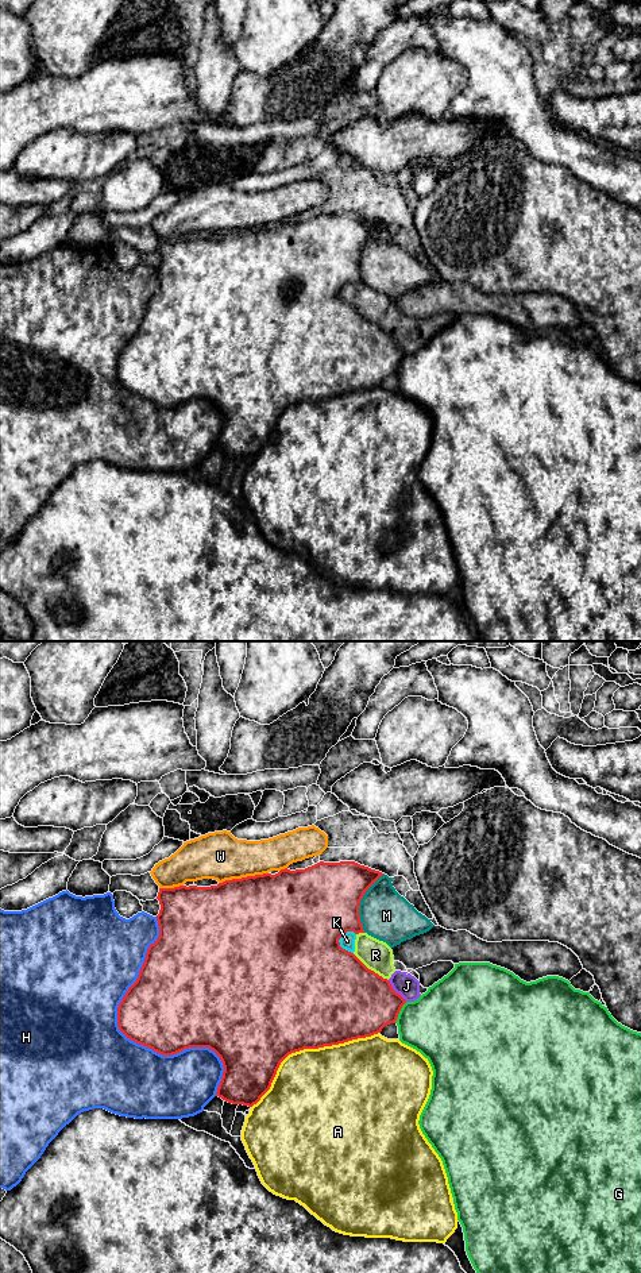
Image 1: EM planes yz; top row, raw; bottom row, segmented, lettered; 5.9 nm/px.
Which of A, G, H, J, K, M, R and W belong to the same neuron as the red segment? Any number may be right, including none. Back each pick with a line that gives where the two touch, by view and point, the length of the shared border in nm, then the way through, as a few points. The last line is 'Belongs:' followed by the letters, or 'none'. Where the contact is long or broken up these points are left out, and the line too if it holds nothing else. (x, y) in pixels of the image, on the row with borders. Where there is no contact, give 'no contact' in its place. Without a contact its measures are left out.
Belongs: none

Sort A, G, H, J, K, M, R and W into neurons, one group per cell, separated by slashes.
A / G / H / J K R / M / W

